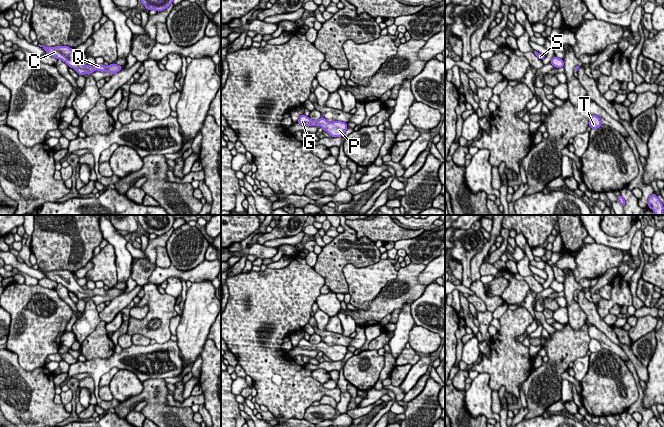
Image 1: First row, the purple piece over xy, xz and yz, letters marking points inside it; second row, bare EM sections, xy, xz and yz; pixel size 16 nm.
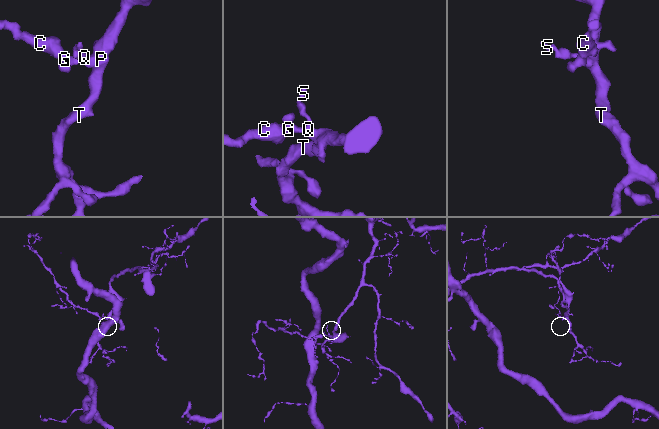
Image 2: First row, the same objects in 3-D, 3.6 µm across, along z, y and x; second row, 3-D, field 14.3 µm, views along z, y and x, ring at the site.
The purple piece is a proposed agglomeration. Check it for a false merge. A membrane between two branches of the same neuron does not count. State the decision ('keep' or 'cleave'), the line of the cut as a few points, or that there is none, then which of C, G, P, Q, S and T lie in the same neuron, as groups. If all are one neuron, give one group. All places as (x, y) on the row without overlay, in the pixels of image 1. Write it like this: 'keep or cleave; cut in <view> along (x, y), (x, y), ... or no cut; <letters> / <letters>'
keep; no cut; C G P Q S T

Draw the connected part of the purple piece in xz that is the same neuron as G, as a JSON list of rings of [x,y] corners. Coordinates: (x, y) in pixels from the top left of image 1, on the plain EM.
[[[302,338],[297,347],[306,350],[320,350],[324,355],[326,355],[331,361],[341,361],[347,354],[347,347],[342,345],[328,346],[325,342],[321,342],[317,345],[311,344],[305,338]]]

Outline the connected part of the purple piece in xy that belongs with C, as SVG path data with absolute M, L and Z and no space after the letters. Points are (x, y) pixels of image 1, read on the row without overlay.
M40 268L38 270L42 271L46 275L46 278L65 286L70 292L73 292L78 299L92 298L95 294L115 298L122 294L121 289L115 287L109 288L108 290L104 290L103 288L95 288L93 290L84 289L78 285L74 278L74 273L68 270L46 271Z

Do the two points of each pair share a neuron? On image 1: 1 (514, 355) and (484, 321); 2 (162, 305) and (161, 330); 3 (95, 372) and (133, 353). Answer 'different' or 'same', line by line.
1: different
2: same
3: same

